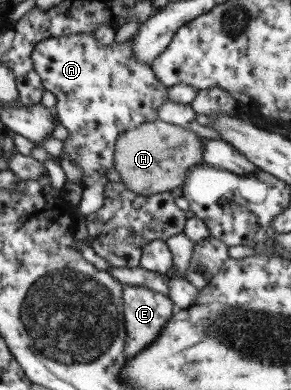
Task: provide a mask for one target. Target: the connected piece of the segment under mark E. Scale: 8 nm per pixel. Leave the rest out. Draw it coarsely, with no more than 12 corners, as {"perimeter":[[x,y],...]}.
{"perimeter":[[129,284],[122,297],[124,352],[134,357],[161,337],[175,313],[158,291]]}

